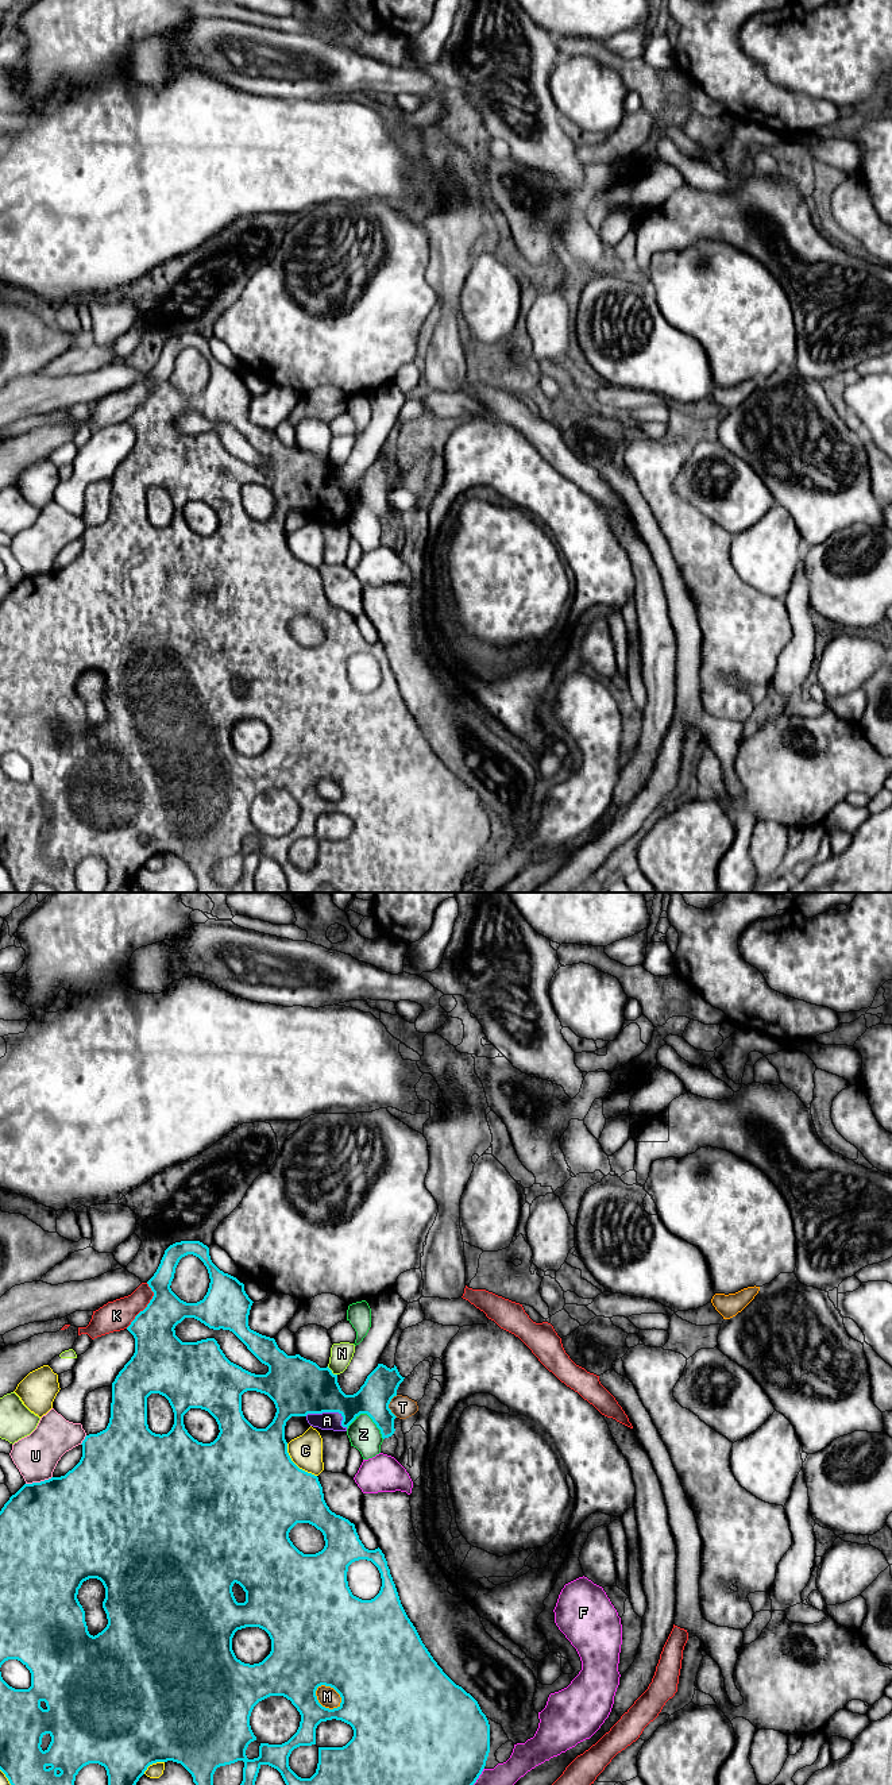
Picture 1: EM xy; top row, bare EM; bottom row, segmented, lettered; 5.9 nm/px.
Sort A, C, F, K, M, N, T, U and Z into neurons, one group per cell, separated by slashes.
A / C / F / K / M / N / T / U / Z

